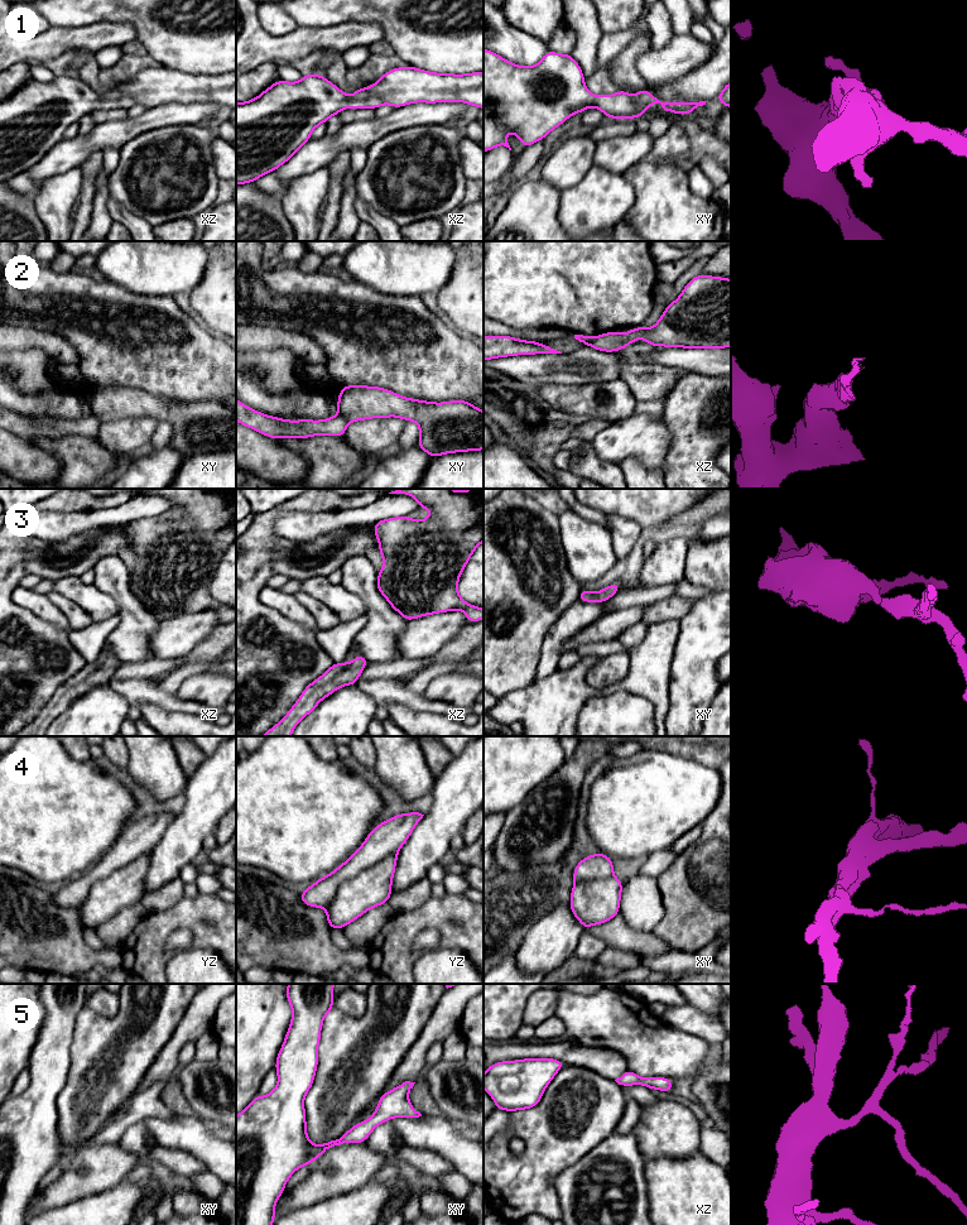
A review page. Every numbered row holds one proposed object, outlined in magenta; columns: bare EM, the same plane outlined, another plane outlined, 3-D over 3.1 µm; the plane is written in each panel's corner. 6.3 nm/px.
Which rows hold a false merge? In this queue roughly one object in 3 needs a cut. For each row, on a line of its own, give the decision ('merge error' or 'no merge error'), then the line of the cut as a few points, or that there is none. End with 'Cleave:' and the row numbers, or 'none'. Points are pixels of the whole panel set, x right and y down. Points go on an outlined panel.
1: no merge error | no cut
2: merge error | xy (340, 413), (347, 422)
3: no merge error | no cut
4: no merge error | no cut
5: no merge error | no cut
Cleave: 2

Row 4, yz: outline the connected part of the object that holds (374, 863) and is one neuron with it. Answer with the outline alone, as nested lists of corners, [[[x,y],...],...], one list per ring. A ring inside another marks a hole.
[[[400,813],[376,825],[343,864],[300,893],[300,902],[324,908],[329,929],[343,929],[369,909],[389,902],[399,850],[423,816]]]

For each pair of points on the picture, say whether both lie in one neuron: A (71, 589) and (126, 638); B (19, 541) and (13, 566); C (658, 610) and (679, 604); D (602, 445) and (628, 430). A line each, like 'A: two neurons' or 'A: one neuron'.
A: two neurons
B: one neuron
C: one neuron
D: one neuron

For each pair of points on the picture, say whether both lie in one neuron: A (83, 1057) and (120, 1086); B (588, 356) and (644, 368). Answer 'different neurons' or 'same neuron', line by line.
A: same neuron
B: different neurons

